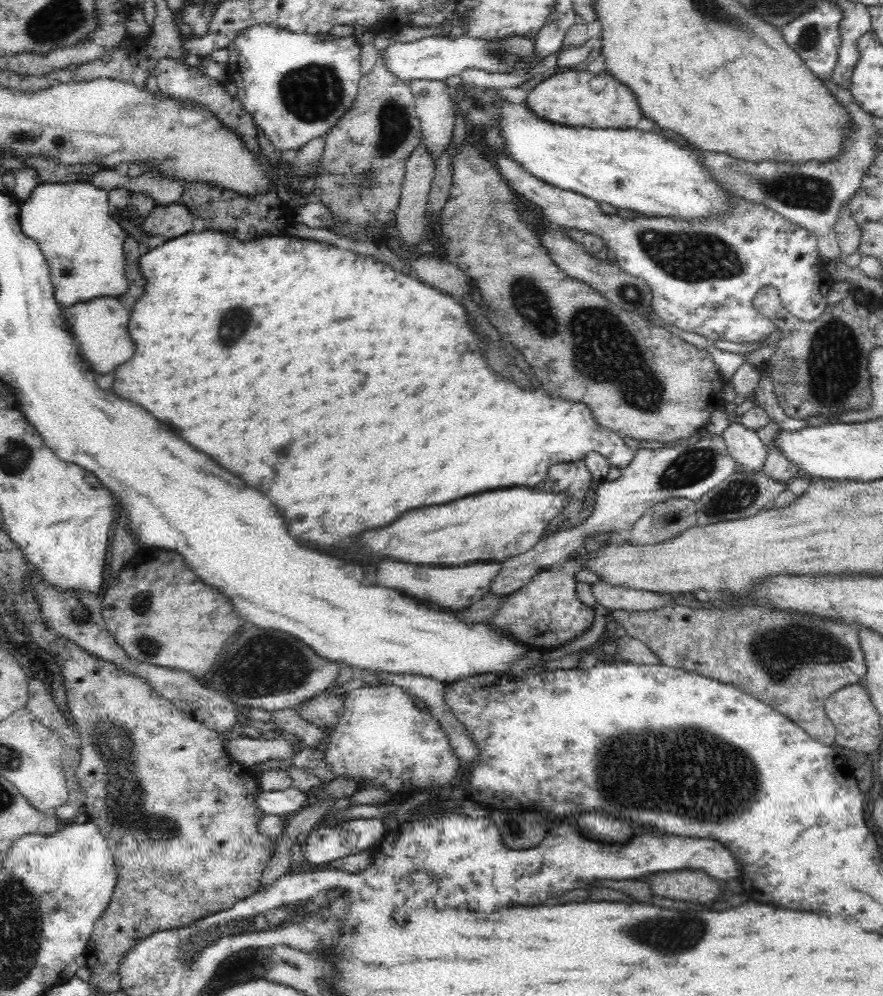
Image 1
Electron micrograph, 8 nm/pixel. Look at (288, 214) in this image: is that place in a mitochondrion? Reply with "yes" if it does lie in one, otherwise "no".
no

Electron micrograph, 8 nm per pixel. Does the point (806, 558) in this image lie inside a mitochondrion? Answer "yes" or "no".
no

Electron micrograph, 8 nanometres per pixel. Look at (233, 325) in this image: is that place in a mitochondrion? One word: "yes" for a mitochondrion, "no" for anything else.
yes

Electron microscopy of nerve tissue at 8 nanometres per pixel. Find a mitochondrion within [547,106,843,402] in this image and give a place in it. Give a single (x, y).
(689, 256)

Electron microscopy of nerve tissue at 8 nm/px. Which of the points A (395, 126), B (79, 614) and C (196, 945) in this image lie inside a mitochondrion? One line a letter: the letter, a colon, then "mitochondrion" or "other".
A: mitochondrion
B: mitochondrion
C: mitochondrion

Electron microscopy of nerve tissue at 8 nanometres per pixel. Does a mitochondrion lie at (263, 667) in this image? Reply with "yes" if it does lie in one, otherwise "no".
yes

